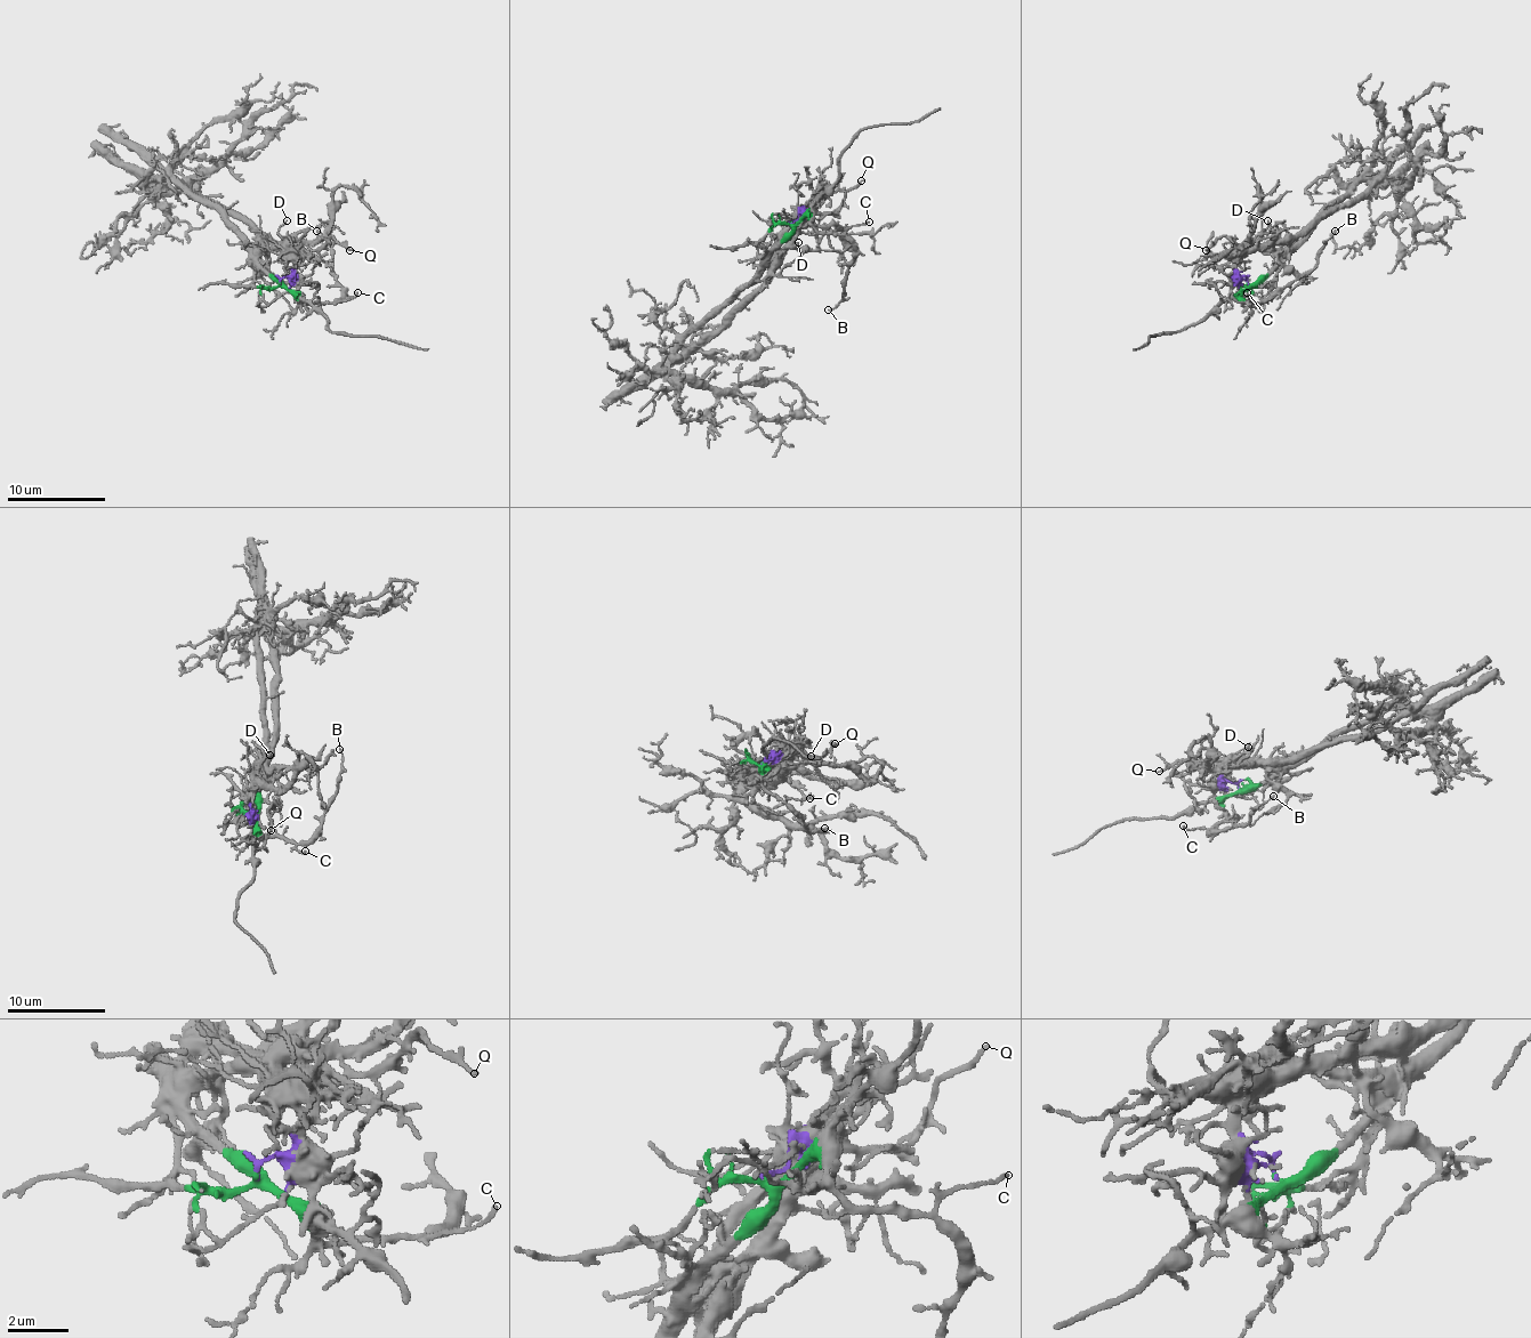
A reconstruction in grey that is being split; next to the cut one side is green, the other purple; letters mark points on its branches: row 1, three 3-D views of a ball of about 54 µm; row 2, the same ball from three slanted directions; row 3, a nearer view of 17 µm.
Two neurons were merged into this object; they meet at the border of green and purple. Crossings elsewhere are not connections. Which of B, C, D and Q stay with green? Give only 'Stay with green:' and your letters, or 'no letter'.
Stay with green: B, C

